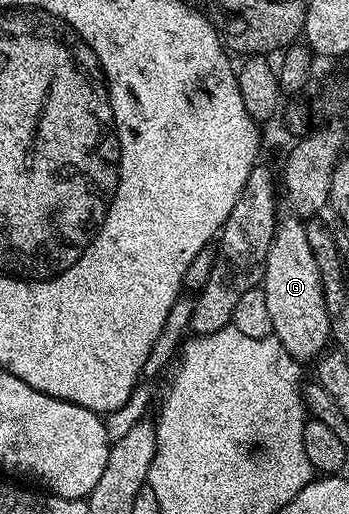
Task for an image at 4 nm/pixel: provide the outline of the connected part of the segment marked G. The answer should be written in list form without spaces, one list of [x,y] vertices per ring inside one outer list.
[[[297,217],[289,218],[279,218],[274,228],[274,240],[268,249],[260,286],[268,297],[273,334],[293,359],[307,361],[327,350],[331,342],[330,322],[324,301],[322,274],[316,265],[312,246],[308,245],[306,223]]]

